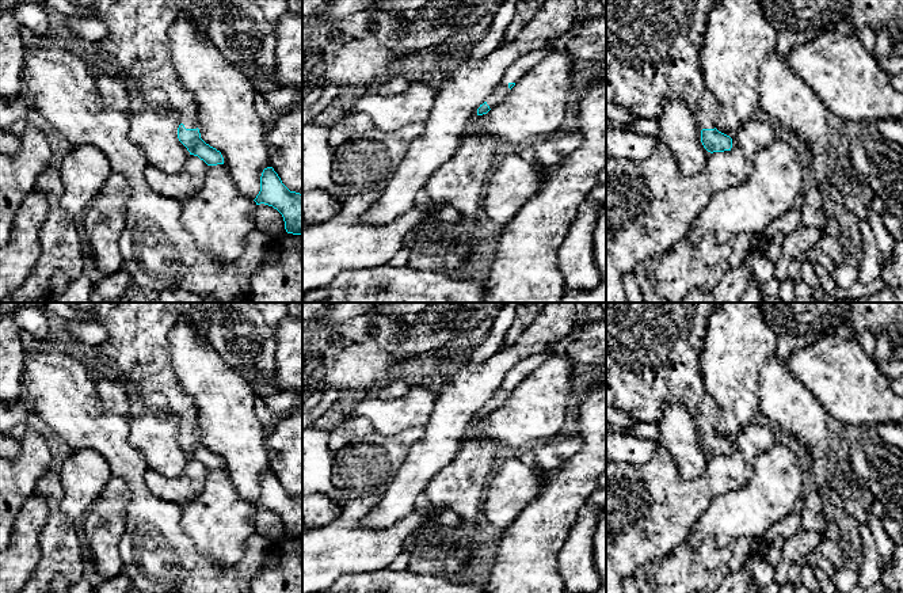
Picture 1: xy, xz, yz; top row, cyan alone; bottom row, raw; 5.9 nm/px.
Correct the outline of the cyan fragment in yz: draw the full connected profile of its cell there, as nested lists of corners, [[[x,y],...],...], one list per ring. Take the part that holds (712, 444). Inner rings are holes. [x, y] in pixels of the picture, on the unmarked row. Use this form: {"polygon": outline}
{"polygon": [[[606,303],[606,407],[639,422],[656,422],[666,406],[682,404],[696,415],[701,446],[713,456],[731,455],[732,442],[716,433],[719,406],[706,392],[700,369],[715,303]]]}

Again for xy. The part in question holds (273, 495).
{"polygon": [[[273,471],[263,474],[260,495],[254,505],[256,509],[264,508],[277,513],[287,537],[302,539],[302,498],[290,495]]]}

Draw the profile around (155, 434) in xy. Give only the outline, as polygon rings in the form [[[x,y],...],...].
[[[150,411],[127,419],[129,444],[145,456],[149,470],[167,478],[180,475],[190,456],[178,442],[179,417]]]

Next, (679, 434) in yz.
[[[685,406],[663,407],[659,419],[658,442],[674,460],[681,476],[697,479],[708,467],[710,456],[701,446],[701,430],[694,414]]]

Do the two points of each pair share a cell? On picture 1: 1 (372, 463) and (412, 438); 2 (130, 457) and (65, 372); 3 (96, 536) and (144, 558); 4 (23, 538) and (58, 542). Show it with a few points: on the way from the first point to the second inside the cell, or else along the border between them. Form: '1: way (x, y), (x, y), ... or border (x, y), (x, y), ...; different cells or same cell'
1: way (381, 456), (395, 449), (403, 441); same cell
2: way (109, 437), (65, 394); same cell
3: border (125, 516), (125, 531), (119, 542), (122, 571); different cells
4: border (48, 508), (39, 536), (41, 559), (34, 570); different cells

